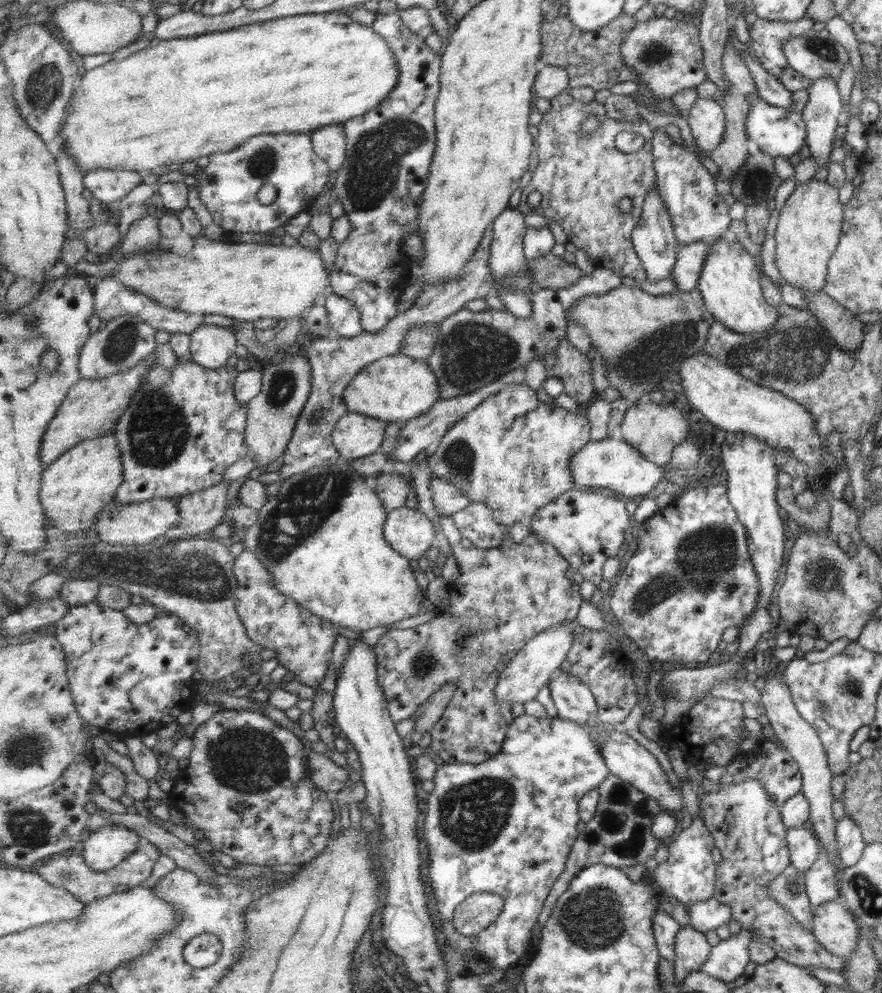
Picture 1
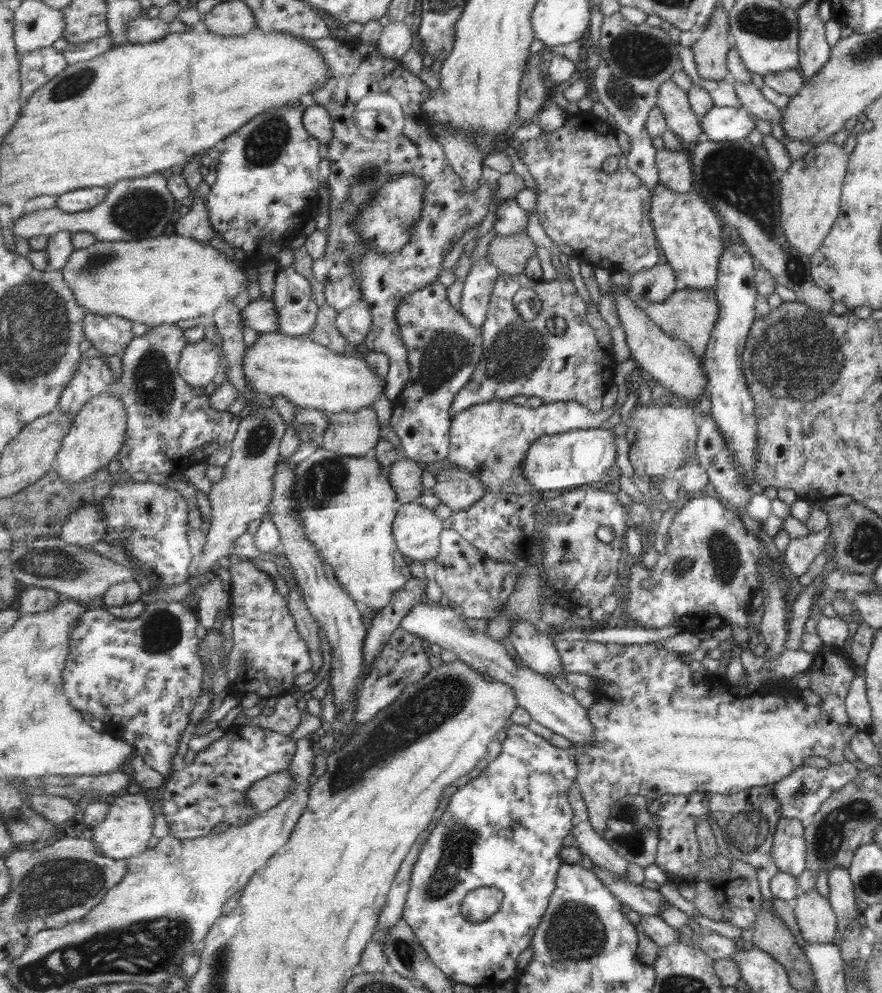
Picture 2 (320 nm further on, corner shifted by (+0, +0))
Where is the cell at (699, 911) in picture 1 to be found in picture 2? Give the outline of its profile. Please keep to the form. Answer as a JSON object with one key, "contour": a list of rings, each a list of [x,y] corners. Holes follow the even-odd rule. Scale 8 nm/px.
{"contour":[[[593,864],[592,870],[601,882],[618,898],[619,903],[628,905],[639,916],[661,916],[670,906],[658,890],[645,888],[629,879],[621,878],[606,868]]]}

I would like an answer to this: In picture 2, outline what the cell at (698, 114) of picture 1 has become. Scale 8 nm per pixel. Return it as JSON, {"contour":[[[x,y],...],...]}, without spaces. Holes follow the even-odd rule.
{"contour":[[[673,81],[663,82],[659,90],[658,107],[664,112],[668,129],[684,143],[699,143],[706,139],[700,120],[692,109],[689,95]]]}

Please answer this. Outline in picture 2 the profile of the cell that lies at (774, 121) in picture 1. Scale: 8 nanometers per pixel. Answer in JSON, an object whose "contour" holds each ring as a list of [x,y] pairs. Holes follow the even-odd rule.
{"contour":[[[714,106],[701,120],[704,136],[711,141],[740,141],[754,128],[754,115],[742,107]]]}

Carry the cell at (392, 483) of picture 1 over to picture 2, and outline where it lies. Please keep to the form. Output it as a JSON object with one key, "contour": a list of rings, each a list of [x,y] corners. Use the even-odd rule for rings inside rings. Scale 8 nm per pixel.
{"contour":[[[403,456],[388,470],[388,477],[398,494],[399,504],[419,502],[422,494],[428,491],[423,480],[425,468],[417,461]]]}

